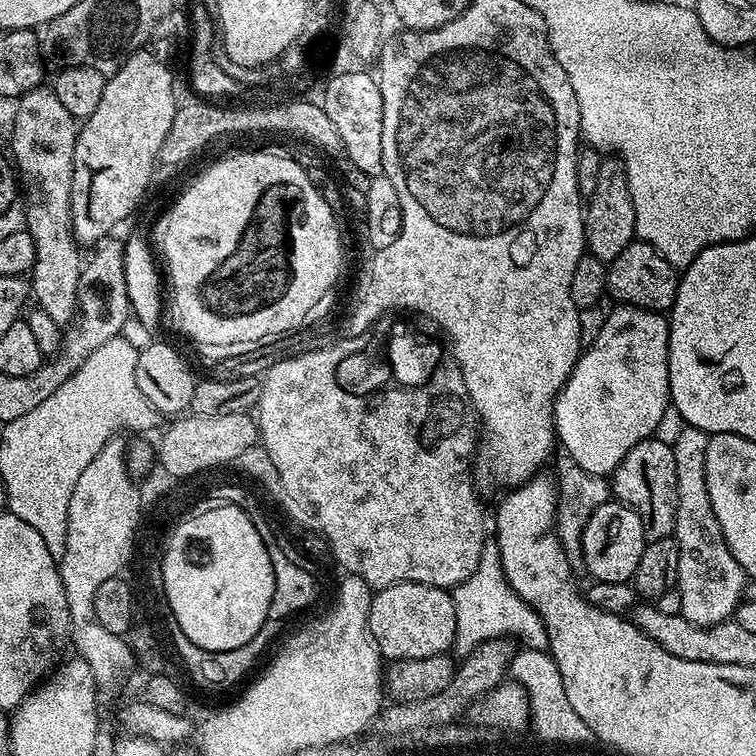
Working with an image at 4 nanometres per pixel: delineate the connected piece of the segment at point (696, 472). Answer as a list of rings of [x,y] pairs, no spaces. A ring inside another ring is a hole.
[[[681,427],[676,440],[671,441],[674,454],[674,470],[678,474],[678,506],[676,507],[676,531],[678,542],[678,578],[675,591],[682,598],[681,616],[685,616],[691,624],[709,628],[729,619],[736,611],[746,592],[746,577],[742,566],[738,566],[738,558],[730,554],[730,546],[726,546],[726,538],[722,534],[722,526],[718,526],[718,518],[714,518],[714,506],[710,506],[710,494],[706,490],[706,446],[709,433]]]

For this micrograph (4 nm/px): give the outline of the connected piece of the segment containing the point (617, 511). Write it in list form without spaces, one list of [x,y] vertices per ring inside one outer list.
[[[609,502],[598,506],[598,510],[594,510],[594,514],[590,514],[590,518],[586,522],[586,530],[580,539],[582,564],[588,567],[593,581],[629,582],[632,575],[638,570],[638,558],[642,558],[645,543],[642,518],[638,518],[635,510],[627,508],[625,504],[619,502]]]

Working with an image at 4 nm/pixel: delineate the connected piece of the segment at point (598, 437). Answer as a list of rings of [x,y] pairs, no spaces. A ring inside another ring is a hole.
[[[620,304],[605,315],[602,334],[581,351],[570,378],[554,402],[556,438],[575,467],[586,470],[591,476],[608,478],[638,442],[657,435],[656,427],[663,422],[664,411],[669,408],[668,316],[635,308],[632,304]]]

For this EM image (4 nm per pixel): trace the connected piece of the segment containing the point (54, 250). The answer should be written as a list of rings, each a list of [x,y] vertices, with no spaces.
[[[41,86],[24,93],[15,101],[16,113],[12,116],[12,152],[11,159],[18,169],[19,175],[28,179],[28,224],[26,231],[30,238],[34,238],[34,266],[30,273],[30,292],[37,300],[39,307],[54,322],[61,326],[73,323],[77,315],[76,295],[80,281],[82,267],[81,249],[76,243],[72,233],[72,215],[70,214],[70,194],[74,182],[74,146],[78,120],[58,102],[58,96],[52,92],[51,87]]]

